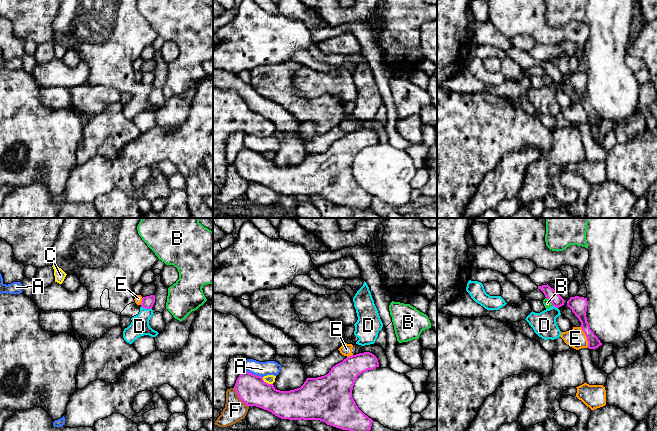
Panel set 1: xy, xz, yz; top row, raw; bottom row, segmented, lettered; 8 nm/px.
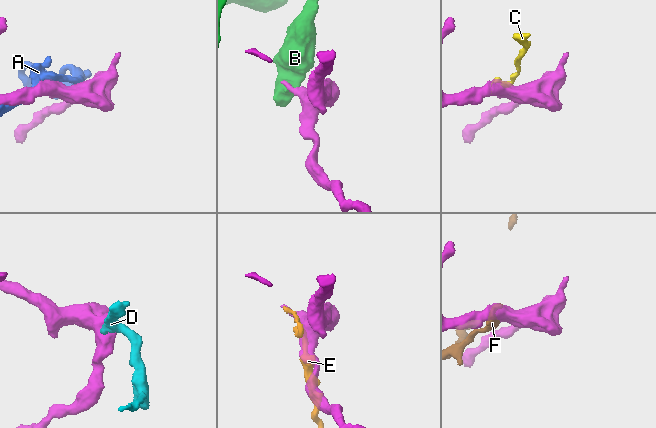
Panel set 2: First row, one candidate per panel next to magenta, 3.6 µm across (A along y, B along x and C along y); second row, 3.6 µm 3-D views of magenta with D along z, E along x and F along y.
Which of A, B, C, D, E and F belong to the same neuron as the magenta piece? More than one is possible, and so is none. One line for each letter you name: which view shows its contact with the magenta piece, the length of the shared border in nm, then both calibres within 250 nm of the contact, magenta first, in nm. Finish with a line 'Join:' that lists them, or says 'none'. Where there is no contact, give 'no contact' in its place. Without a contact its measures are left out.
Join: none

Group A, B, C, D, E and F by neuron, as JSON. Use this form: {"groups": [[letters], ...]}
{"groups": [["A"], ["B"], ["C", "F"], ["D"], ["E"]]}

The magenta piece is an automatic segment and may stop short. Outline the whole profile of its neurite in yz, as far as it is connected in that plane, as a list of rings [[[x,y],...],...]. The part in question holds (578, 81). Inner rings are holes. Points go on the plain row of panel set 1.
[[[570,73],[567,77],[567,82],[572,86],[575,92],[581,98],[581,104],[585,109],[588,117],[589,125],[596,125],[602,121],[598,113],[594,110],[594,108],[590,105],[589,99],[586,93],[586,87],[588,82],[587,74],[584,73]]]

